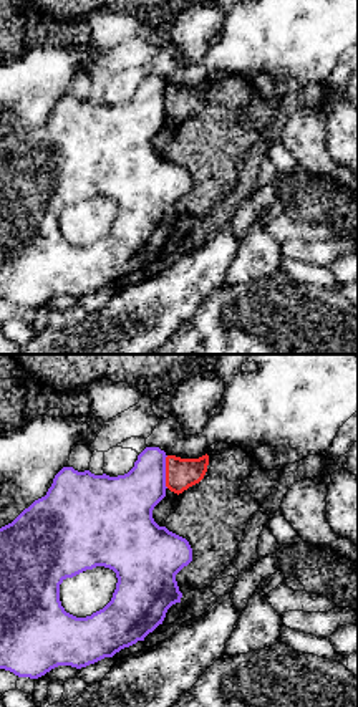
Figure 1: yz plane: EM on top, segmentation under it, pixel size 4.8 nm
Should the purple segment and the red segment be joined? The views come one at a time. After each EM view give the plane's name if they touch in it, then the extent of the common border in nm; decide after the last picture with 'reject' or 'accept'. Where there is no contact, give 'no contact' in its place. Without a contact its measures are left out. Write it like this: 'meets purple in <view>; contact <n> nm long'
meets purple in yz; contact 160 nm long

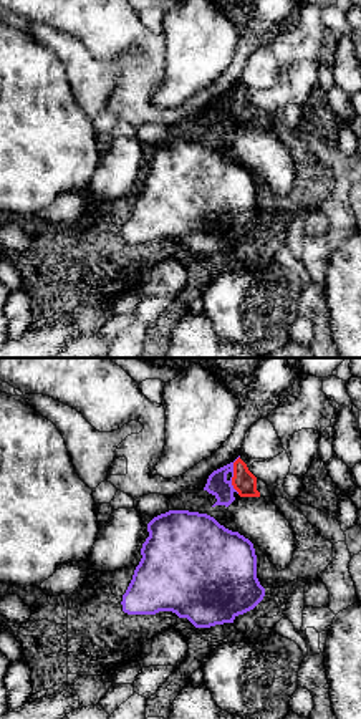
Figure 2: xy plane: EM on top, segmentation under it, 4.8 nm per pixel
meets purple in xy; contact 180 nm long

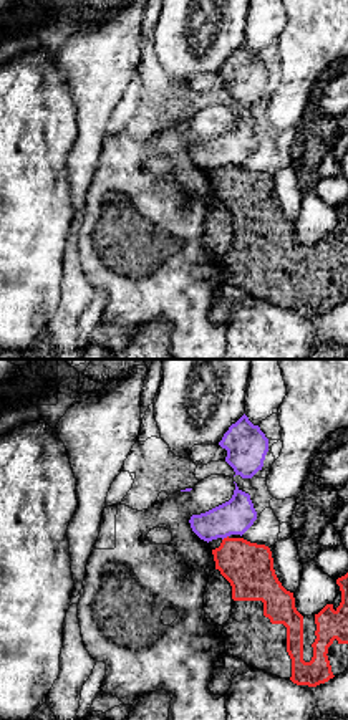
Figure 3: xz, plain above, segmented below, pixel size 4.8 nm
meets purple in xz; contact 40 nm long

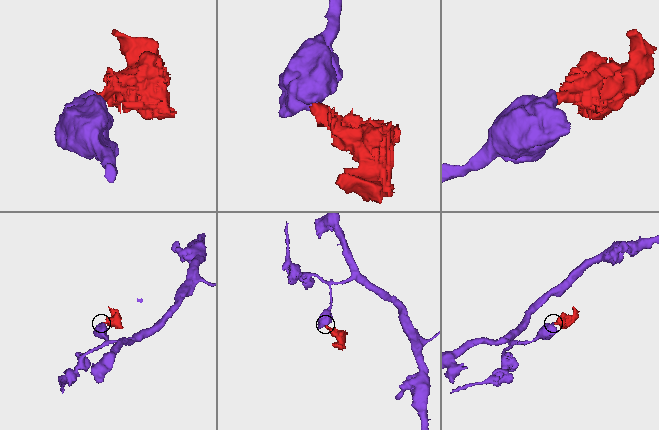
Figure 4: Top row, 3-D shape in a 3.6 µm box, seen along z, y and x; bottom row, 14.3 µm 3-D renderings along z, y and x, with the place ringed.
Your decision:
reject

